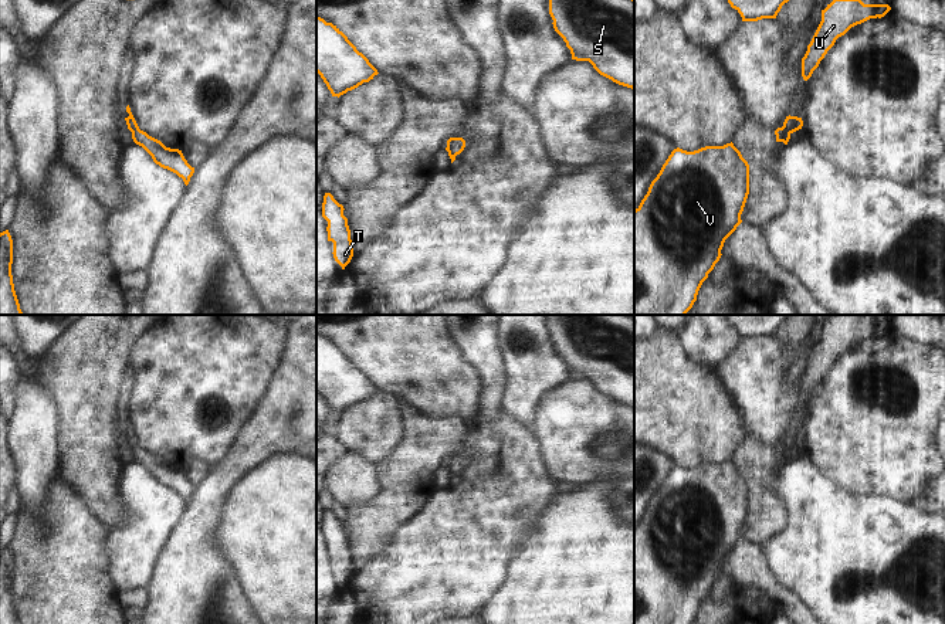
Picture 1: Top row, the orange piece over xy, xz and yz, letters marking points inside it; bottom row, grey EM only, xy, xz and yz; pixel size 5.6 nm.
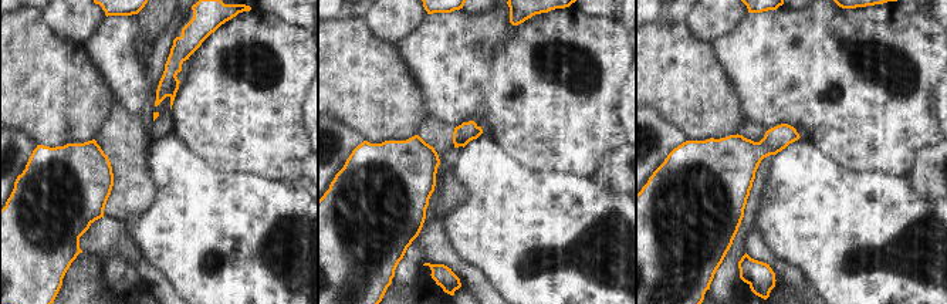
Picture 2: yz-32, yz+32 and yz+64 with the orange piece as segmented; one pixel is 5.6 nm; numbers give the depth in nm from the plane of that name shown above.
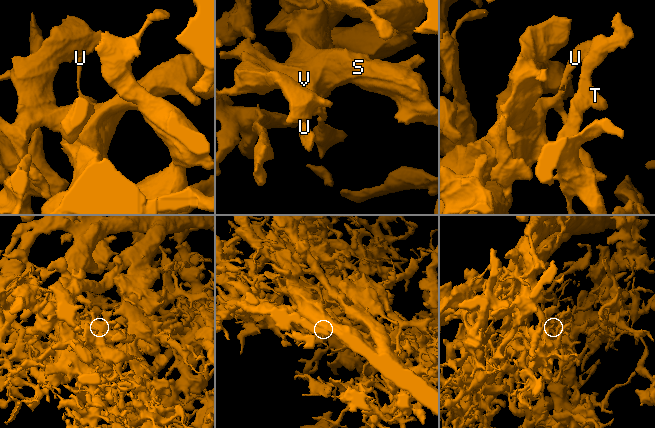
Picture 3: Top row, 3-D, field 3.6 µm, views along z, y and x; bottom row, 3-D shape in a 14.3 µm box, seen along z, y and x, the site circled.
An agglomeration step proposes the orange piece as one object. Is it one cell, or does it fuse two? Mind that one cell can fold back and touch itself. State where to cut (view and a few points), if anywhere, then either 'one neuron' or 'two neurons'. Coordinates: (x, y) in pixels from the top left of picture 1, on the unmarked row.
no cut | one neuron

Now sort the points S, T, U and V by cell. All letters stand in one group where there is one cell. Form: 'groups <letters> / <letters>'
groups S T U V

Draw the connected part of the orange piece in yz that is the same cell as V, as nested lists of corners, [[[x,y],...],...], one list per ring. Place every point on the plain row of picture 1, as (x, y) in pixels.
[[[732,459],[724,464],[705,464],[694,469],[687,469],[680,465],[674,467],[663,482],[657,495],[651,499],[640,523],[634,528],[634,624],[692,624],[697,618],[702,600],[708,596],[708,591],[714,587],[715,581],[722,573],[721,567],[725,557],[742,540],[741,532],[744,529],[748,512],[749,482]]]

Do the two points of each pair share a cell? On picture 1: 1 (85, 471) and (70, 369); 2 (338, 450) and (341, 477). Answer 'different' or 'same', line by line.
1: same
2: different

